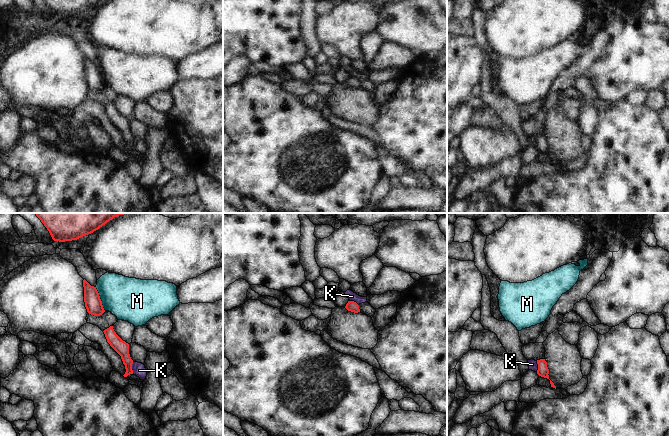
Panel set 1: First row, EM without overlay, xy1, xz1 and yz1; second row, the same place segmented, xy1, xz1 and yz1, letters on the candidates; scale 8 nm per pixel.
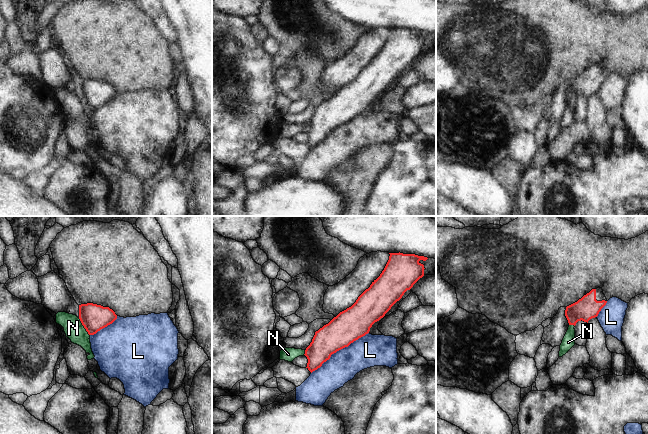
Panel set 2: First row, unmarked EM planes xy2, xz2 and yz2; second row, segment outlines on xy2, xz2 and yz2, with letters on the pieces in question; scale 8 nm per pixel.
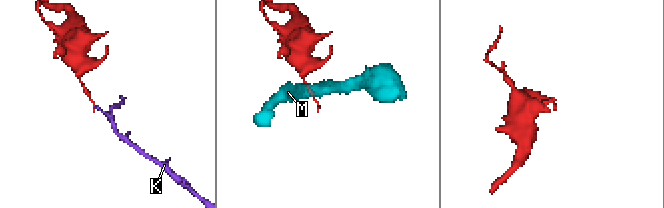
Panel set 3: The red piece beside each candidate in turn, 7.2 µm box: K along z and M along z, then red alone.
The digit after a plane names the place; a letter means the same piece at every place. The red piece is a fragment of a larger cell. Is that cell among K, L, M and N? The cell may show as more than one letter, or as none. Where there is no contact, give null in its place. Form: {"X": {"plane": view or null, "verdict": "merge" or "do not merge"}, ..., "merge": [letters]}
{"K": {"plane": "xy1", "verdict": "do not merge"}, "L": {"plane": "xz2", "verdict": "do not merge"}, "M": {"plane": "xy1", "verdict": "do not merge"}, "N": {"plane": "xy2", "verdict": "do not merge"}, "merge": []}

